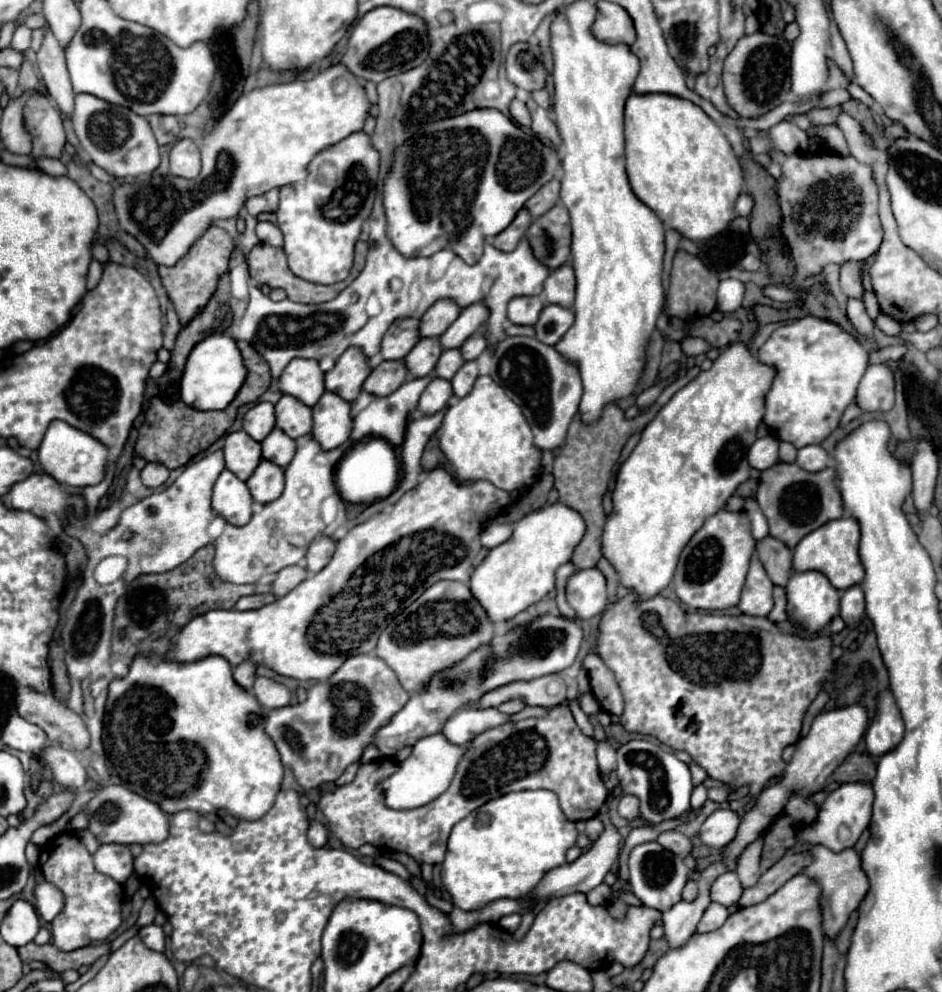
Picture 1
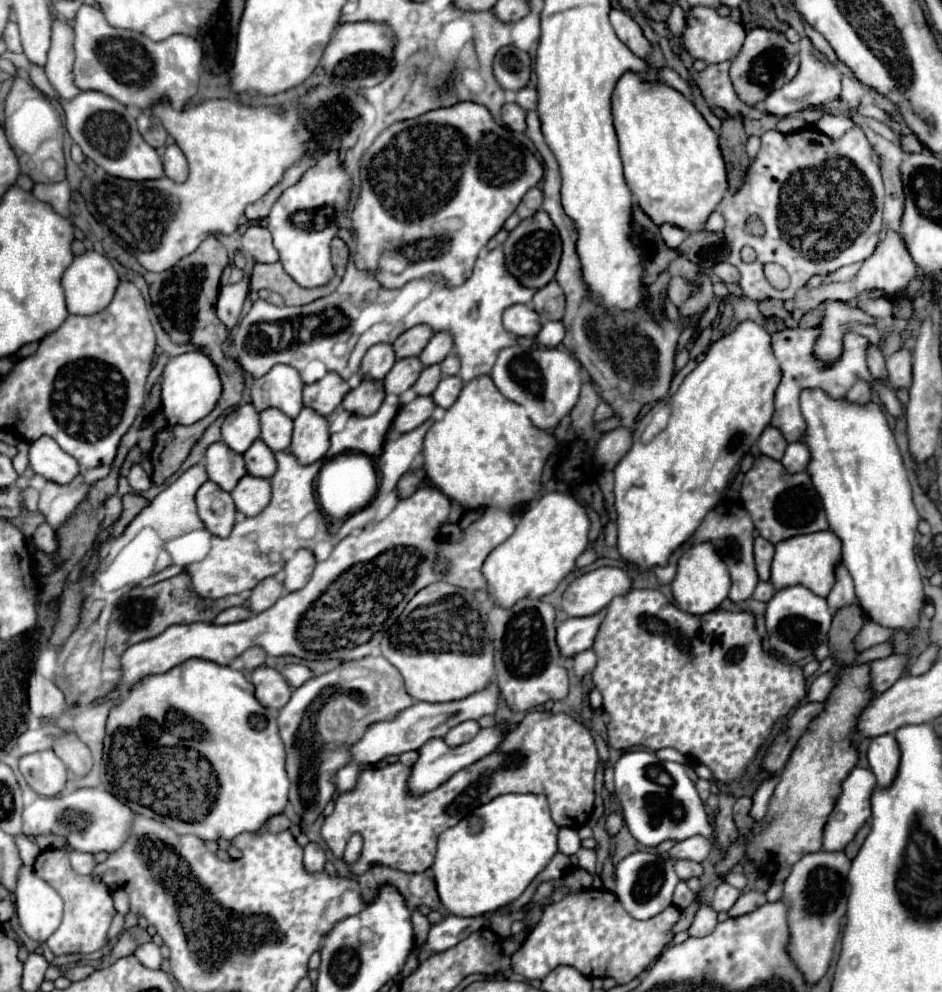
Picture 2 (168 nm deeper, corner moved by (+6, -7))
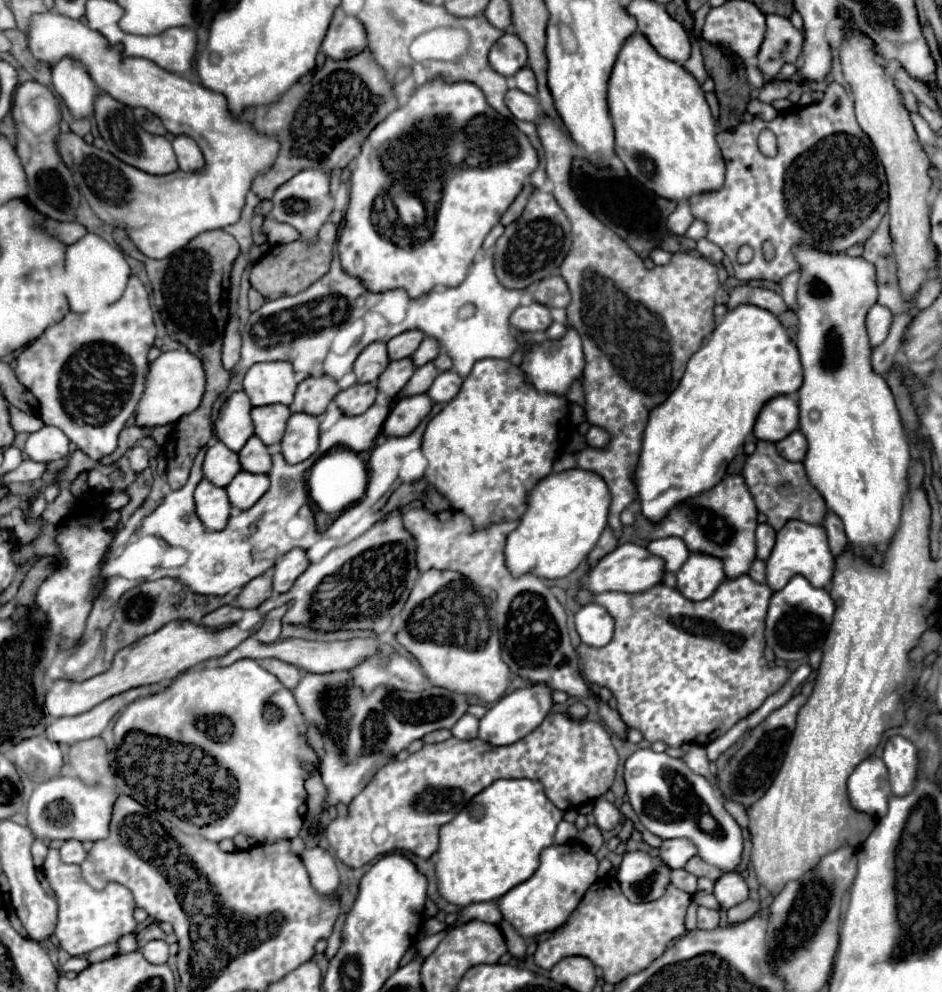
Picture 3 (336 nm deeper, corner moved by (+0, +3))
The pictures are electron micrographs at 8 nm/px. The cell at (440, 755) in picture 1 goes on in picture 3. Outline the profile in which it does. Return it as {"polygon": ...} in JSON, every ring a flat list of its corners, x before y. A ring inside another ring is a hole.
{"polygon":[[531,684,527,688,521,688,521,690,515,690,507,696,503,696,481,718,479,738,493,744,493,746,507,746,507,744,513,744,513,742,521,740,523,736,533,732,543,722,543,718,551,712,551,708,553,708,551,694,553,694,553,690,547,684]]}

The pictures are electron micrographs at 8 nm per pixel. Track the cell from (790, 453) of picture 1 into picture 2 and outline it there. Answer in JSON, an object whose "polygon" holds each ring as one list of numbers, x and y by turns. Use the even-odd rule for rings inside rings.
{"polygon":[[767,426,767,430,761,434,757,446,765,456,769,456,773,460,781,460,783,454,785,454,787,442,785,442,785,438,779,430,775,430,773,426]]}

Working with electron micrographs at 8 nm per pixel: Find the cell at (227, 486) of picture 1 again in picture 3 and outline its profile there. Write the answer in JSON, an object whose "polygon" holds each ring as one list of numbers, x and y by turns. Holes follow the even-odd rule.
{"polygon":[[203,478,195,488,195,510,205,530,223,530,227,526,231,510,225,488,217,488]]}

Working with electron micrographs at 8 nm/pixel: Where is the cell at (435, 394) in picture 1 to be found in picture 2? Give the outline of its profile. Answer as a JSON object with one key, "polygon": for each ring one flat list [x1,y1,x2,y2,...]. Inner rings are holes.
{"polygon":[[417,396,413,402,403,404,399,408,399,414,395,416,393,422,393,430,397,432,413,430,415,426,421,426,425,420,429,420,433,410,435,410,435,402,431,396]]}

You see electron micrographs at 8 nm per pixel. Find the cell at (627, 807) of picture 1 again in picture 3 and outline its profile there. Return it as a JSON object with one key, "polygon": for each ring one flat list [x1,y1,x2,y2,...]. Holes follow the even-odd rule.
{"polygon":[[603,796,597,800,593,816,599,830,613,830,619,824,619,810,615,808,615,804,607,802]]}

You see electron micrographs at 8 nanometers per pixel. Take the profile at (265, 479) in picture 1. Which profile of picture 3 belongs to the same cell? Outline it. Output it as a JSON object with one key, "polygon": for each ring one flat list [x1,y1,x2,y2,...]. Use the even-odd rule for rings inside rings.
{"polygon":[[239,472,225,486,225,490,227,490,231,506,235,506,239,510,249,510,269,490,269,476,267,474]]}

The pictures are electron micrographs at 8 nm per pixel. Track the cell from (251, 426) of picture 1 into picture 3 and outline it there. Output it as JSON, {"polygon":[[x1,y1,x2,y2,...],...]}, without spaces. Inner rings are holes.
{"polygon":[[233,392,217,420,215,420,215,438,221,440,229,450,239,452,245,442,253,436,253,424,249,424,249,412,251,412,251,404,249,404,249,396,245,396,245,392]]}

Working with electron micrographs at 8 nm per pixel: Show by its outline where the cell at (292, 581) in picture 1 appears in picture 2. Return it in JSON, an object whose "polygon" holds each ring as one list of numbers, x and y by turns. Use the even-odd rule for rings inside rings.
{"polygon":[[277,576,265,578,263,582,259,582,259,586,253,588,251,598,249,598,249,606,255,614,271,608,281,596,283,596,283,582]]}

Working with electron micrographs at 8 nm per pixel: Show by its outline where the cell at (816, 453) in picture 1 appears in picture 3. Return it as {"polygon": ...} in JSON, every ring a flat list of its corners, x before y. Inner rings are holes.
{"polygon":[[795,430,787,438,775,442,775,448,783,458,791,462,801,462,805,458,805,436,801,436,801,432]]}

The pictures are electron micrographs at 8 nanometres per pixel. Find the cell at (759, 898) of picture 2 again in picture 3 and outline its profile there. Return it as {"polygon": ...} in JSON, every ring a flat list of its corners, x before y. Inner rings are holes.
{"polygon":[[745,900,745,904,737,904,737,906,727,910,727,920,729,920,729,924,745,922,745,920,749,920,749,918,753,918,757,914,757,908,759,908,757,902]]}

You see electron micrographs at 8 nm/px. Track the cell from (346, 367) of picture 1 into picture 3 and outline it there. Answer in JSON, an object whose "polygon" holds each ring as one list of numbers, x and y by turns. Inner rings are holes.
{"polygon":[[319,376,319,378,305,378,295,392,295,400,291,402,289,410,295,412,305,412,311,416,319,416,325,412,333,396,337,396,339,388,337,382,329,376]]}

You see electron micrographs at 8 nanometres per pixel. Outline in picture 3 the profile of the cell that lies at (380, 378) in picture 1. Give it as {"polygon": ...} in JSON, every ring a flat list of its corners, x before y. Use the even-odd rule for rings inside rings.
{"polygon":[[353,384,351,388,339,392,333,402,339,406,339,410,345,416,357,416,365,412,373,400,377,398,377,388,375,384]]}

